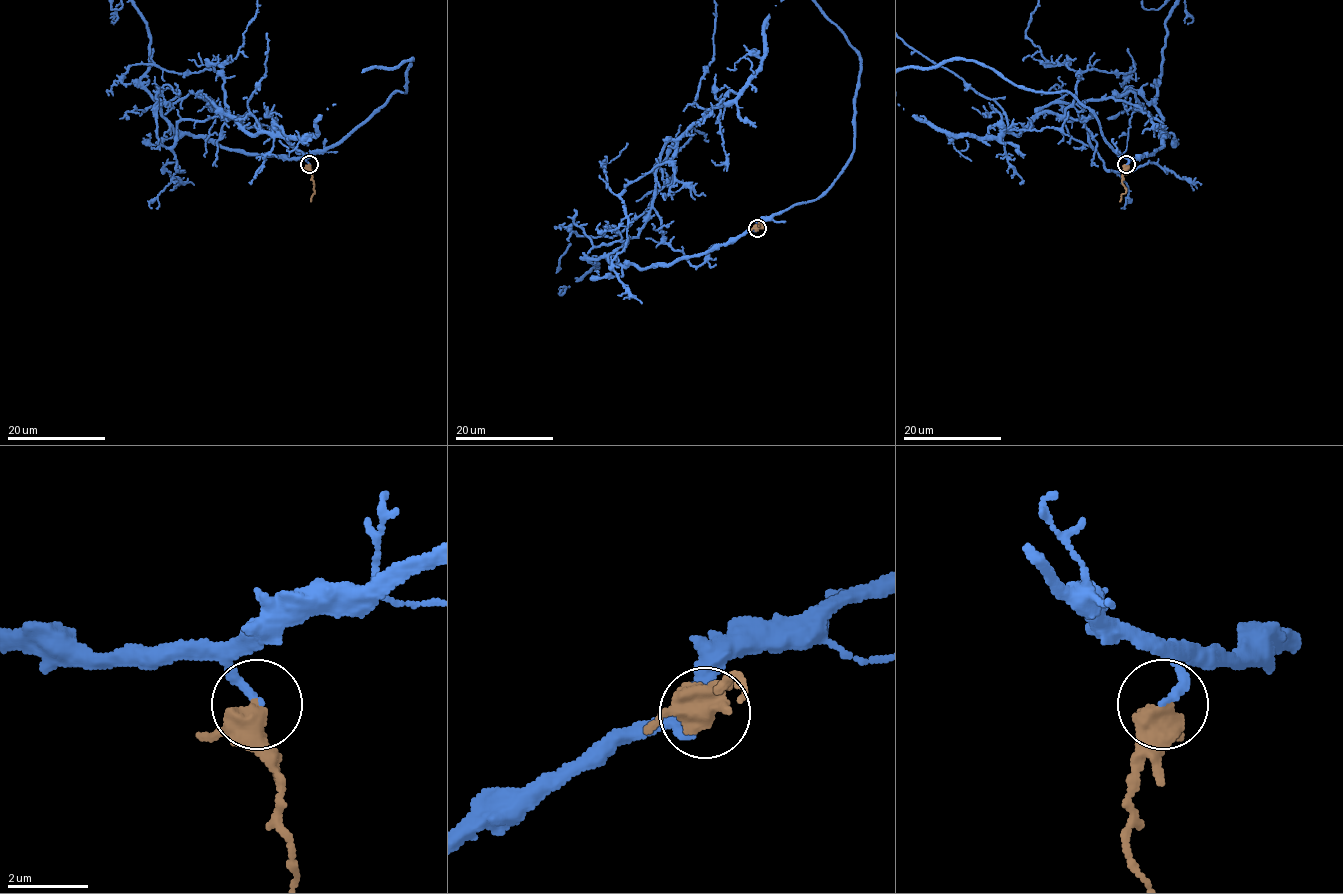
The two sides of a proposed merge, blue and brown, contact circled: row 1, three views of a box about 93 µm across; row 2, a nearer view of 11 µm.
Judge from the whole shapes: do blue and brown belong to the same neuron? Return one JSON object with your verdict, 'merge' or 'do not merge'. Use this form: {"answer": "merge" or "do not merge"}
{"answer": "merge"}

